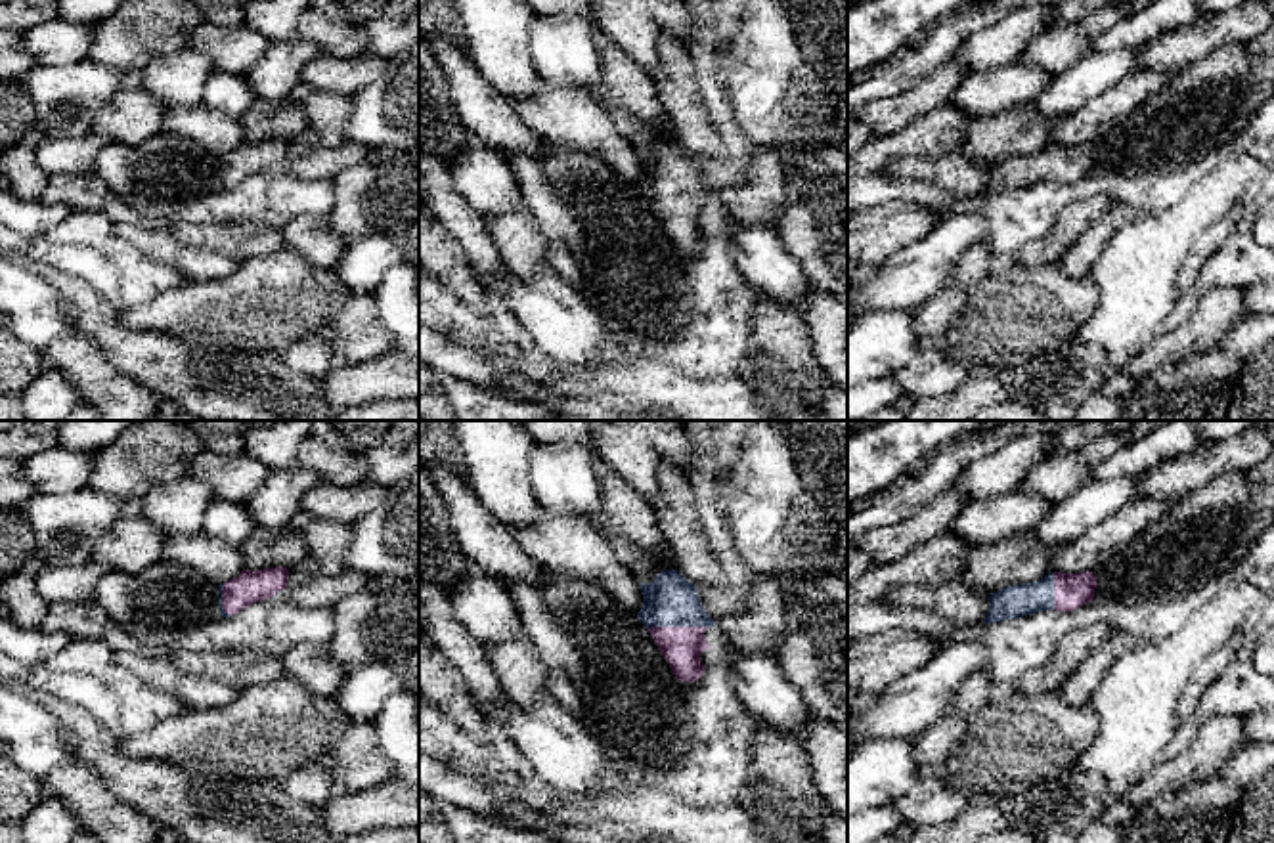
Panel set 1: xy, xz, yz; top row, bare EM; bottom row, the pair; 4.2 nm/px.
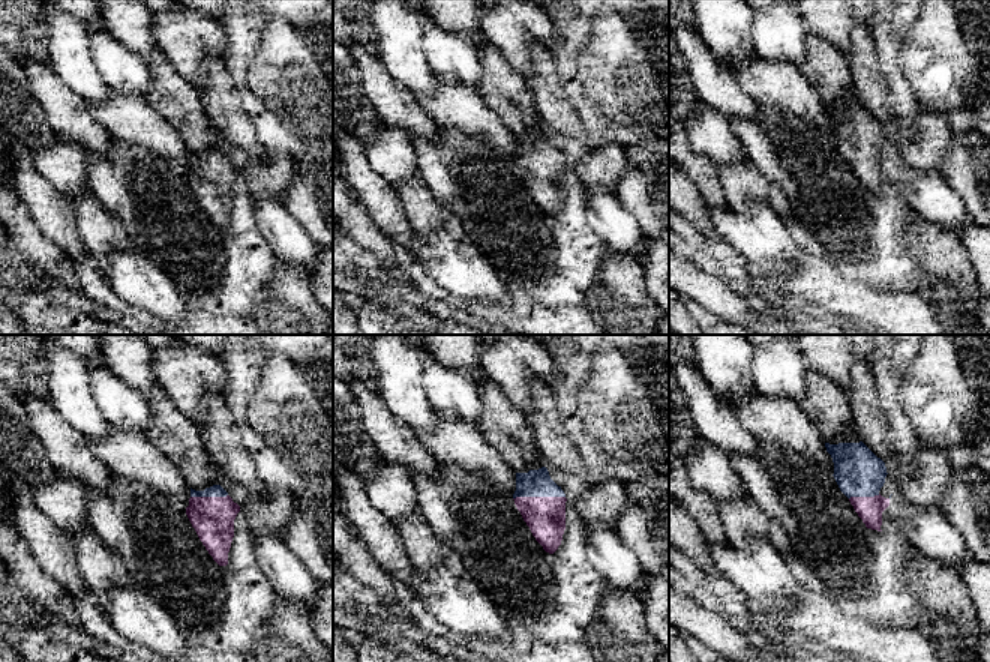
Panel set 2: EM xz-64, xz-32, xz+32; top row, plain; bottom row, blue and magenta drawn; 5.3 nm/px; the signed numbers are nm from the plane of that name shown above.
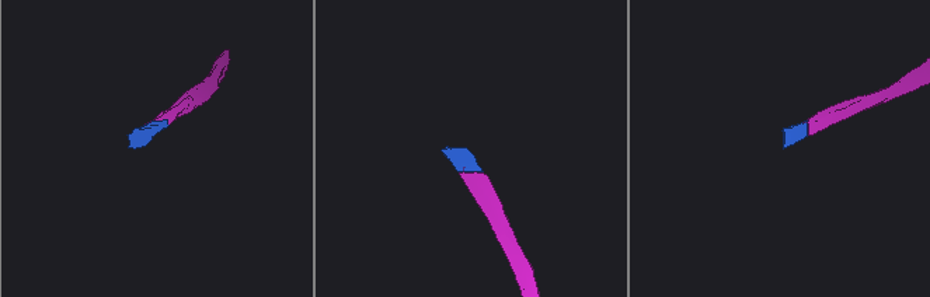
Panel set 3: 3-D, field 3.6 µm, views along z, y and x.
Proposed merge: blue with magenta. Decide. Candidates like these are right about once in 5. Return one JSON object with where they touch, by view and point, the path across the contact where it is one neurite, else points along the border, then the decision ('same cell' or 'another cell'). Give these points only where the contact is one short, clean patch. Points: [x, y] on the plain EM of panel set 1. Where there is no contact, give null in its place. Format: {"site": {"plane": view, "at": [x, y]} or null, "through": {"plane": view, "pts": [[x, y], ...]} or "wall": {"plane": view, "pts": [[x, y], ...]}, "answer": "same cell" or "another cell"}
{"site": {"plane": "xz", "at": [678, 197]}, "answer": "same cell"}

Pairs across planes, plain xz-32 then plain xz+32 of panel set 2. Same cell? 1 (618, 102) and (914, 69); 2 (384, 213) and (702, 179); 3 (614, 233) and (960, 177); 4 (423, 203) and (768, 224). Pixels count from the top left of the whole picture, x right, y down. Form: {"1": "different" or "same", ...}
{"1": "same", "2": "same", "3": "different", "4": "different"}

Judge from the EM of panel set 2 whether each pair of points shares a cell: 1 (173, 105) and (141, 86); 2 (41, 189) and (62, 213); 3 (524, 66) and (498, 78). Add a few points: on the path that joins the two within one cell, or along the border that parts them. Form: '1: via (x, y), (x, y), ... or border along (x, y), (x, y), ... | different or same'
1: border along (146, 65), (150, 74), (150, 93), (147, 99) | different
2: via (44, 195), (56, 207) | same
3: border along (491, 44), (524, 78) | different

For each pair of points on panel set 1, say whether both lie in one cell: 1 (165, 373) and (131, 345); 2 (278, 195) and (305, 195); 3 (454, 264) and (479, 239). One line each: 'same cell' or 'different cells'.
1: same cell
2: same cell
3: different cells

